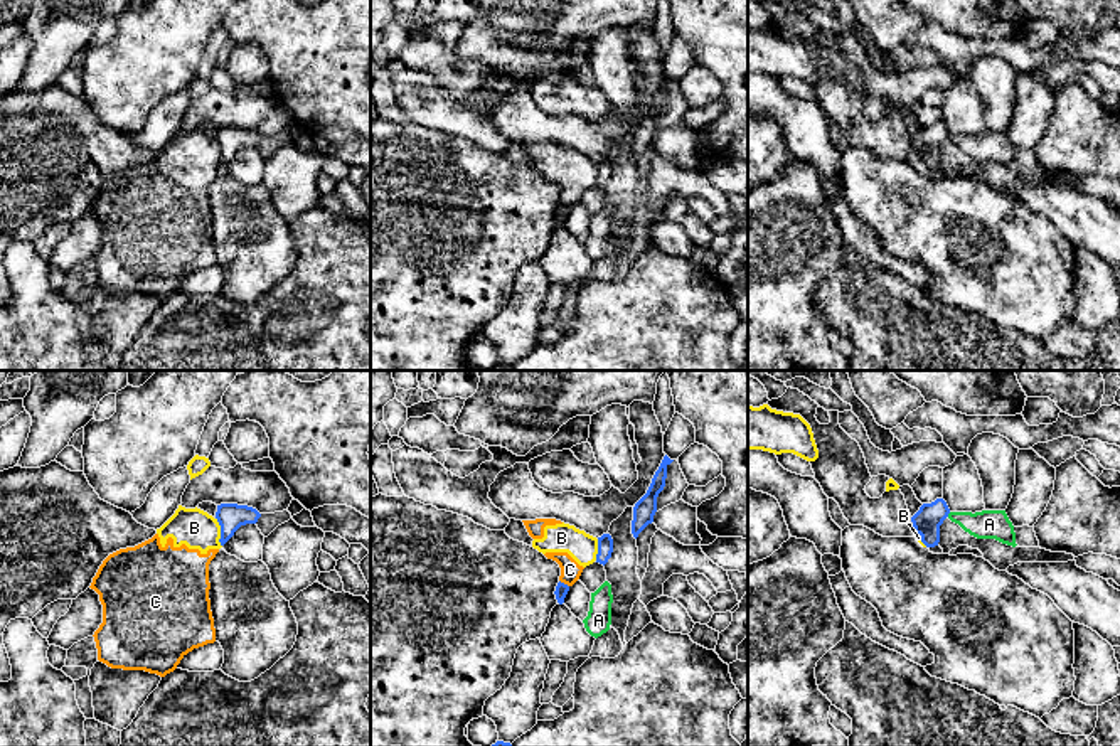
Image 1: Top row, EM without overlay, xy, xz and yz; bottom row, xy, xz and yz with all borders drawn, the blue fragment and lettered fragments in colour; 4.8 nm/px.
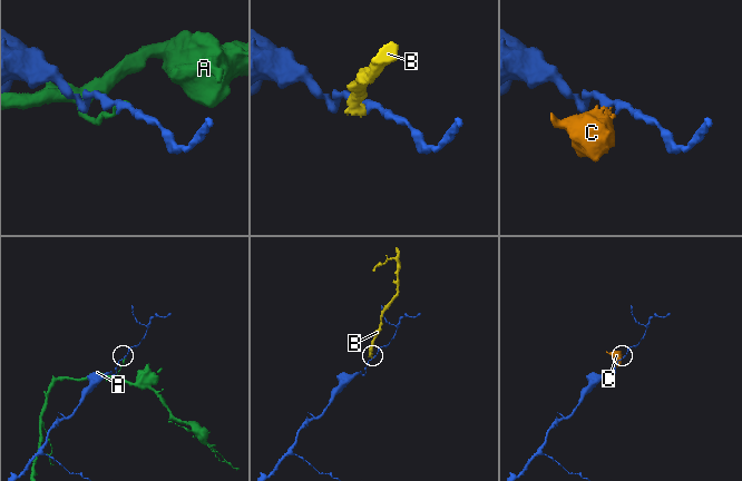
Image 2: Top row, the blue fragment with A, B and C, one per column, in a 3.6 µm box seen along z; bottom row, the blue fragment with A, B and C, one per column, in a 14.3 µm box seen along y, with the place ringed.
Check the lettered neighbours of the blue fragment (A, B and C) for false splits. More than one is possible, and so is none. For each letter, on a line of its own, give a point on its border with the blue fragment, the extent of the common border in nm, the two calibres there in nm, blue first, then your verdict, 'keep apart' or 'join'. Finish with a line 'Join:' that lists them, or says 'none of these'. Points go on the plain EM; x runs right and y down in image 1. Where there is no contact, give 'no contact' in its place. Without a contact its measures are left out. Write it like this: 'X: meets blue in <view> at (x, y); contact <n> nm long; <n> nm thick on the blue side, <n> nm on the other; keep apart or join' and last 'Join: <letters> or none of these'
A: meets blue in yz at (949, 135); contact 30 nm long; 140 nm thick on the blue side, 140 nm on the other; keep apart
B: meets blue in xy at (221, 155); contact 150 nm long; 130 nm thick on the blue side, 190 nm on the other; keep apart
C: meets blue in xz at (563, 206); contact 60 nm long; 60 nm thick on the blue side, 100 nm on the other; keep apart
Join: none of these

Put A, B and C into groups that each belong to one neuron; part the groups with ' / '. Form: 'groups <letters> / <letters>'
groups A / B C

